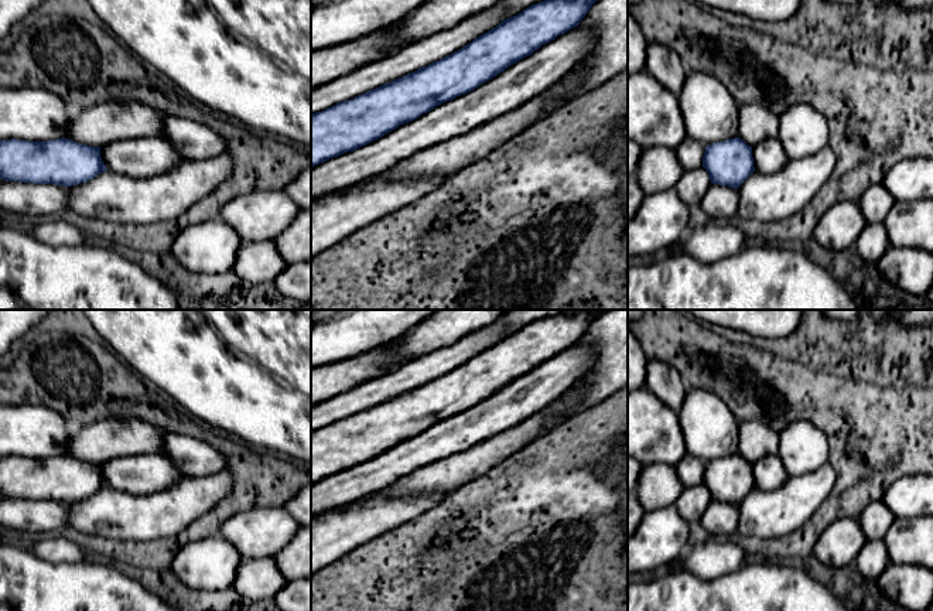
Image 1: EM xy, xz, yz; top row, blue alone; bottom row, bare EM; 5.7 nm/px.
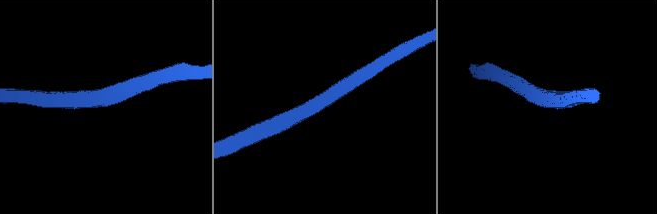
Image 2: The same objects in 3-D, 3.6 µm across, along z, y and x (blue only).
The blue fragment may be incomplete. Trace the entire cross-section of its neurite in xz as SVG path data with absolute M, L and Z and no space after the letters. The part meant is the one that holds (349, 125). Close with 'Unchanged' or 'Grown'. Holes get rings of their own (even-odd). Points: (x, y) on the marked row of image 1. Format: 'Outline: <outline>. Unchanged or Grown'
Outline: M544 0L403 78L311 113L311 168L465 95L577 27L597 0Z. Unchanged

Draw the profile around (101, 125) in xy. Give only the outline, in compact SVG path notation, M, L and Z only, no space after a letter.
M109 100L74 115L65 139L90 147L103 147L117 140L161 136L167 113L140 102Z

